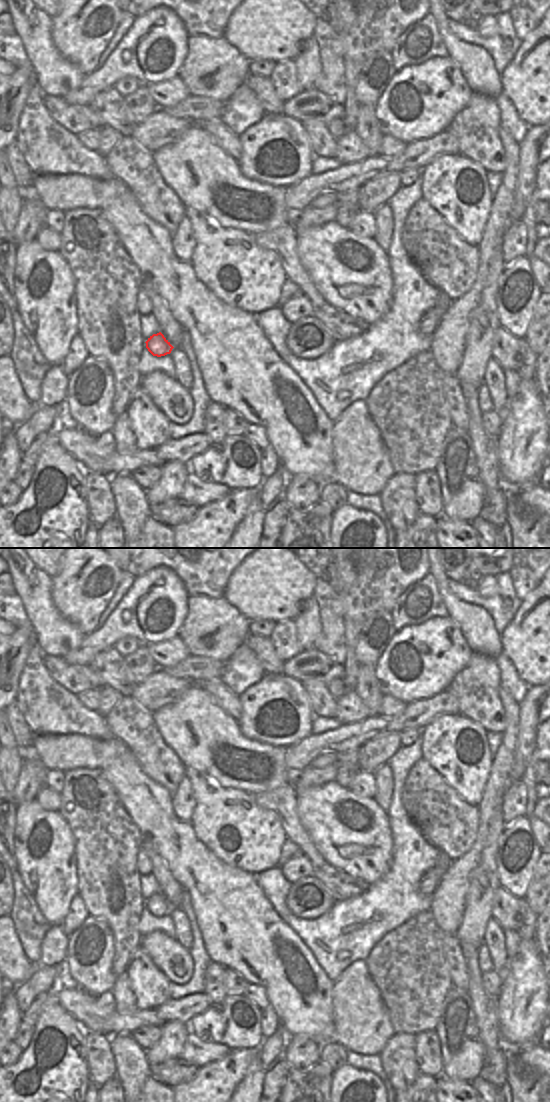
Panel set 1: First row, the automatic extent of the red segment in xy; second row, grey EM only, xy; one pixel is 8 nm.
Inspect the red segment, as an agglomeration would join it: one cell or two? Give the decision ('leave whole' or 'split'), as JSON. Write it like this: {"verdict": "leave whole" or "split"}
{"verdict": "leave whole"}

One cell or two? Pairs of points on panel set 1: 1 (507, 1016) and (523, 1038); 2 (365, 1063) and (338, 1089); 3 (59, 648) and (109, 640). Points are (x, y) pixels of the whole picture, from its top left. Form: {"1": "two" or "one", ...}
{"1": "one", "2": "two", "3": "two"}

